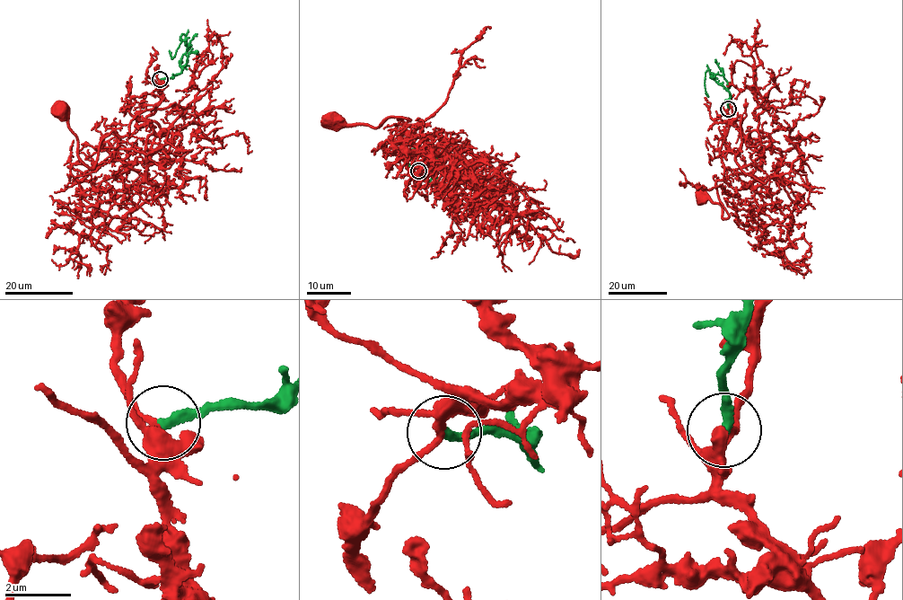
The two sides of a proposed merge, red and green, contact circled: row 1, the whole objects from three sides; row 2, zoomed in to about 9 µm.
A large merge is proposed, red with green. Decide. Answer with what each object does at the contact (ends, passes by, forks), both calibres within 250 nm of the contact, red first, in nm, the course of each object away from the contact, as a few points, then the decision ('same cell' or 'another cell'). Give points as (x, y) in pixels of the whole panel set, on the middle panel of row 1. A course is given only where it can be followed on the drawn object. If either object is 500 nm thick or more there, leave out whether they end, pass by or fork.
red forks; green ends; calibres 200 and 280 nm; course red (418, 171), (466, 174), (446, 144), (469, 166), (402, 117), (377, 128), (335, 119); course green (418, 171), (435, 175), (428, 182), (418, 167), (407, 163), (413, 149), (404, 153); same cell

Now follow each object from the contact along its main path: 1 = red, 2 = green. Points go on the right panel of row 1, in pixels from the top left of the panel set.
1: (727, 110), (760, 158), (736, 161), (740, 116), (719, 151), (729, 216), (702, 198)
2: (727, 110), (731, 97), (729, 84), (723, 76), (708, 70), (705, 73), (707, 95), (705, 92)

